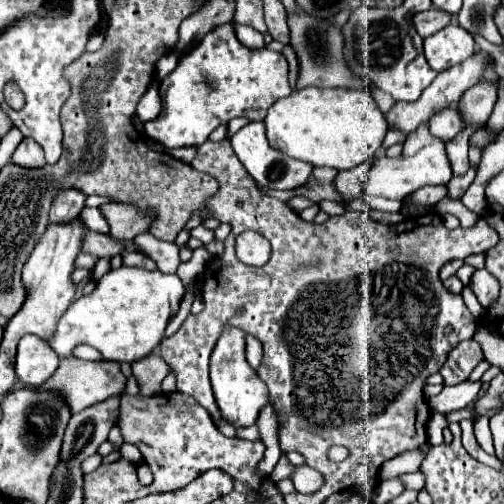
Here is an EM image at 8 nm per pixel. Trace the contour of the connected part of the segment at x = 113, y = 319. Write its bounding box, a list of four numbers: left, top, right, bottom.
[47,266,185,362]

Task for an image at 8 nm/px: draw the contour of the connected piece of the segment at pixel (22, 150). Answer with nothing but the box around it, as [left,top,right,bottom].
[13,138,45,168]

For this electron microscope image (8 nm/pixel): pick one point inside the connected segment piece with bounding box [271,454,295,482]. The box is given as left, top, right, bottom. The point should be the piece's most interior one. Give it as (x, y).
(284, 468)

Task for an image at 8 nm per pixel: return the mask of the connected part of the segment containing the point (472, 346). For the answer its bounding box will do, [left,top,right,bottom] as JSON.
[439,340,483,384]

